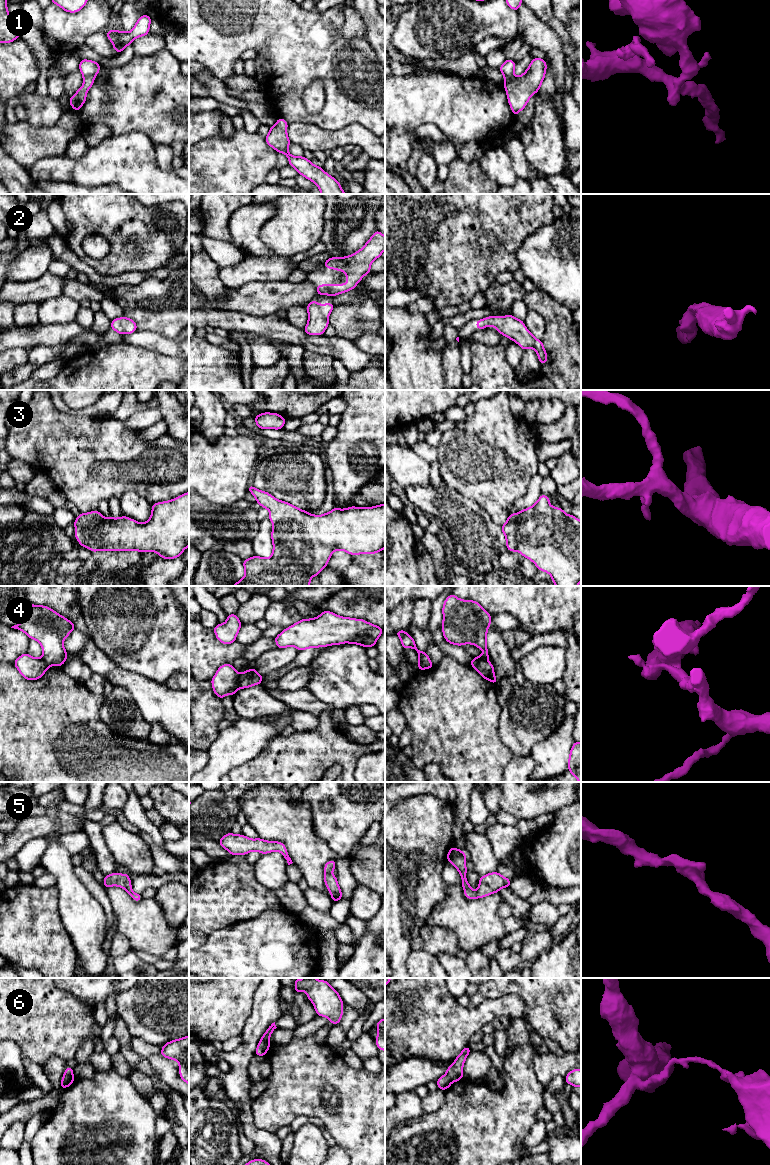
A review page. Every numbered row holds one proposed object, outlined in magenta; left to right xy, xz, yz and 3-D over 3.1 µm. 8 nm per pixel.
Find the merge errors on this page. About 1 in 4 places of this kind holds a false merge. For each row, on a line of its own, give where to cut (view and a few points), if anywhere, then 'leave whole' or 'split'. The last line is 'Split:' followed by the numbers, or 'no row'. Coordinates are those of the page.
1: no cut; leave whole
2: no cut; leave whole
3: no cut; leave whole
4: cut in yz along (473, 658), (487, 659); split
5: no cut; leave whole
6: cut in xy along (64, 1074), (72, 1076); split
Split: 4, 6

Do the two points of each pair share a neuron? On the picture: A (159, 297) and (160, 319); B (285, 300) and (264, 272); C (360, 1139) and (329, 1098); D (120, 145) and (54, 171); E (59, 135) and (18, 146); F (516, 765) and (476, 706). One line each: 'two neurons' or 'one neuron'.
A: one neuron
B: two neurons
C: one neuron
D: one neuron
E: one neuron
F: two neurons

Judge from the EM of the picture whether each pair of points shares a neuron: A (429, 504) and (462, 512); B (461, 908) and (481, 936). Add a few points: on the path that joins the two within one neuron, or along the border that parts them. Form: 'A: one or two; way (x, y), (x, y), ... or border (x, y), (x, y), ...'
A: one; way (437, 504), (445, 504), (454, 511)
B: one; way (465, 915), (475, 925), (475, 929)

